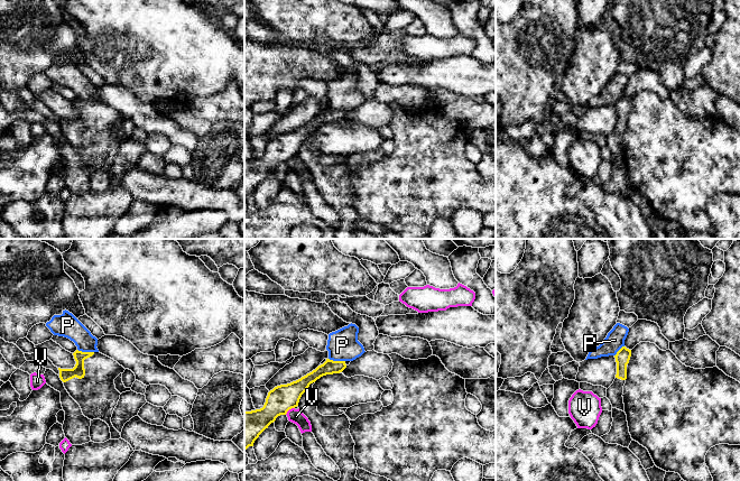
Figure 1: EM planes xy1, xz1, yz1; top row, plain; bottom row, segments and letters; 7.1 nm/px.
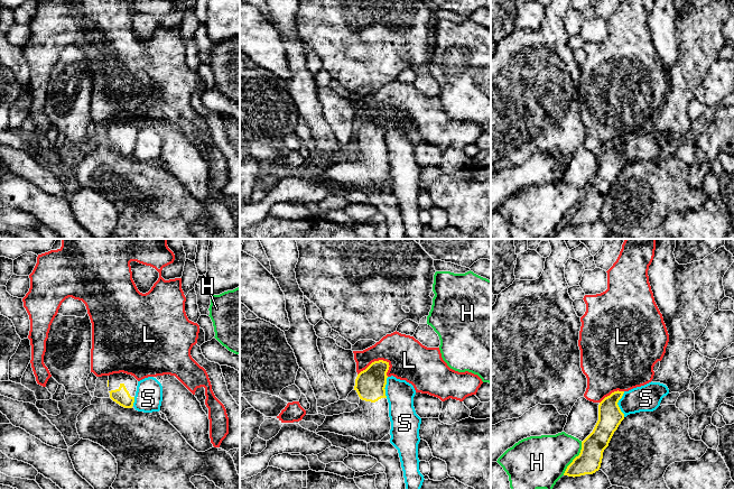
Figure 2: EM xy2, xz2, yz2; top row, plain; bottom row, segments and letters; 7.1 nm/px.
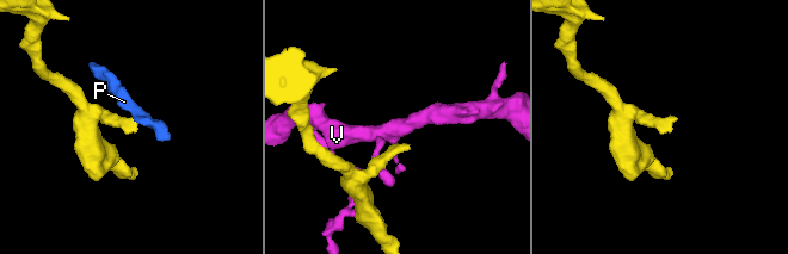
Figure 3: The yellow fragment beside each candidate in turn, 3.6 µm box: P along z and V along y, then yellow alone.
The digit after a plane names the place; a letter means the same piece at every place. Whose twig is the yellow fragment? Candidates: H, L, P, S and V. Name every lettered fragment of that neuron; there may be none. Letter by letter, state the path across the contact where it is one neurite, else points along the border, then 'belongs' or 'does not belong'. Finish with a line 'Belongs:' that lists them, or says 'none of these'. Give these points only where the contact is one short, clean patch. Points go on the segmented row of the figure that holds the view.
H: does not belong
L: border xz2 (389, 362), (374, 360), (358, 375); does not belong
P: border xy1 (77, 349), (84, 352), (93, 352); does not belong
S: does not belong
V: border xz1 (294, 407), (285, 414); does not belong
Belongs: none of these

